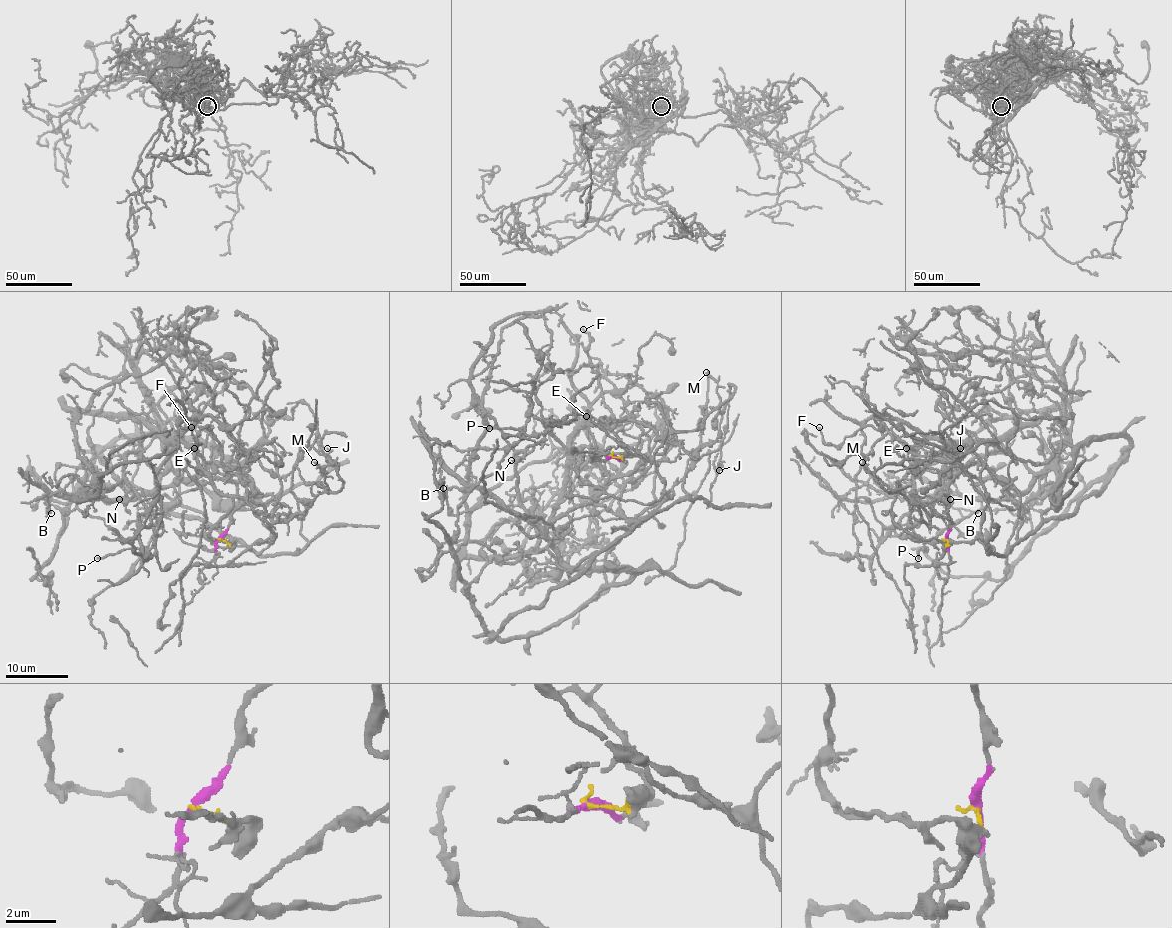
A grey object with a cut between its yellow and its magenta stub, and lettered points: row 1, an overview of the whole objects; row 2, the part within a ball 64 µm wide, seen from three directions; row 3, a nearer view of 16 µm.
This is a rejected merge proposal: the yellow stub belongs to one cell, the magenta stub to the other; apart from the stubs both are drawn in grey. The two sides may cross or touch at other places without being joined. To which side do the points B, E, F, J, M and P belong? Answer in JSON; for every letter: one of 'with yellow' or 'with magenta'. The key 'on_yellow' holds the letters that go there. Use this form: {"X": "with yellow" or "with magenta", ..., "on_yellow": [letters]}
{"B": "with magenta", "E": "with magenta", "F": "with magenta", "J": "with yellow", "M": "with yellow", "P": "with yellow", "on_yellow": ["J", "M", "P"]}

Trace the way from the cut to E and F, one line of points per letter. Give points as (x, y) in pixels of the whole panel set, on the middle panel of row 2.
E: (610, 457), (620, 460), (643, 458), (643, 461), (631, 474), (610, 477), (592, 453), (585, 416)
F: (610, 457), (643, 461), (548, 529), (560, 574), (604, 571), (672, 491), (662, 408), (614, 417), (582, 328)

